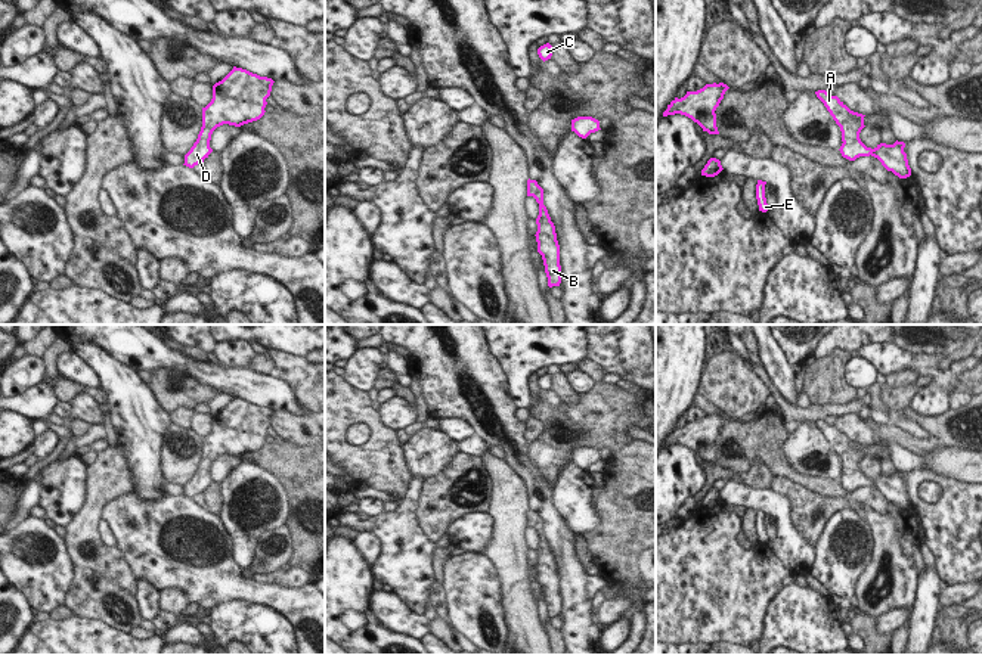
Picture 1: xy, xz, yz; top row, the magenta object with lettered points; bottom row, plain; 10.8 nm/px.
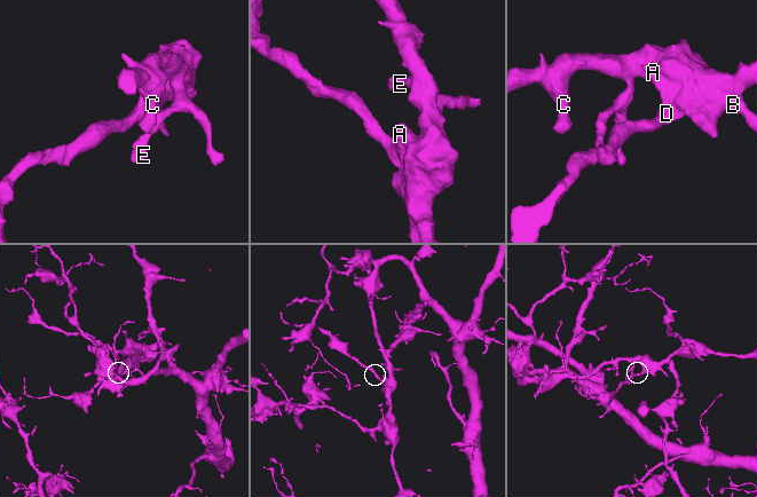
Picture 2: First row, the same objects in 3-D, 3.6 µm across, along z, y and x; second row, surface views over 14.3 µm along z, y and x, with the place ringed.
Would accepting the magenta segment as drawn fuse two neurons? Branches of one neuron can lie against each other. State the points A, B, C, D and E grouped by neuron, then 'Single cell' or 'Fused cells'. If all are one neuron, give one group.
Groups: A B C D E. Single cell.

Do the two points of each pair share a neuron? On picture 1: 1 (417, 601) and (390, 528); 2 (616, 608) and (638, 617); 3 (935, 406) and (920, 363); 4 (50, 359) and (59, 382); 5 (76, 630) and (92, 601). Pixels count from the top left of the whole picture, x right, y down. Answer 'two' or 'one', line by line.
1: one
2: two
3: one
4: one
5: two

